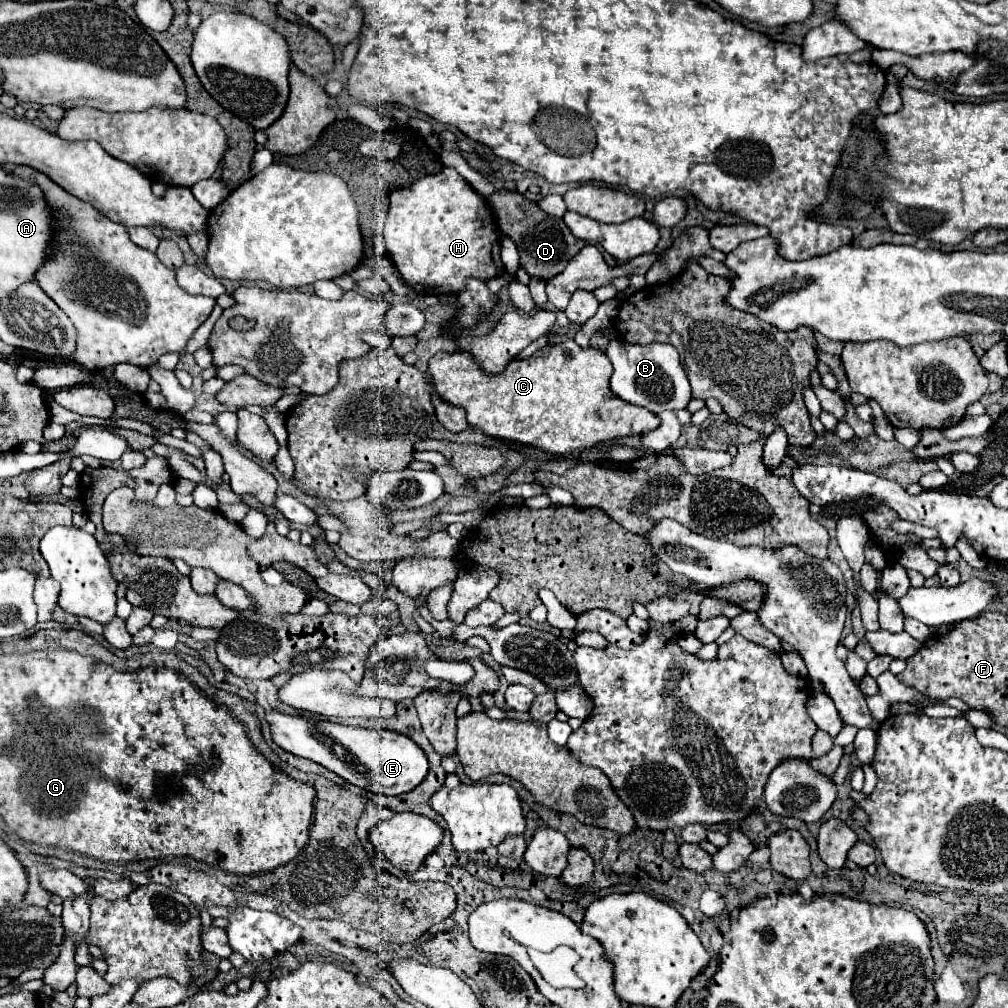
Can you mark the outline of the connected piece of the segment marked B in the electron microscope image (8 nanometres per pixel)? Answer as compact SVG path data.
M612 339L606 349L608 359L614 365L614 373L610 377L610 389L620 399L646 407L652 413L660 413L666 409L678 411L686 409L692 399L692 389L686 379L686 373L680 365L678 351L668 343L652 343L652 345L632 345L622 339Z

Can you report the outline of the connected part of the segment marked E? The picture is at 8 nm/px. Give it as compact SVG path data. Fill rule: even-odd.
M266 707L264 717L270 725L276 745L288 753L324 765L360 789L368 789L380 795L402 795L412 791L428 773L428 759L424 751L420 751L420 747L410 737L404 737L398 731L366 729L330 723L324 719L298 717L274 711L272 707Z

